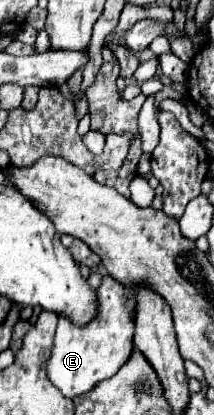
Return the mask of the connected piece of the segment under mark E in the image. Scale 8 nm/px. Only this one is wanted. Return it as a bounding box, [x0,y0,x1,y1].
[46,276,134,398]

